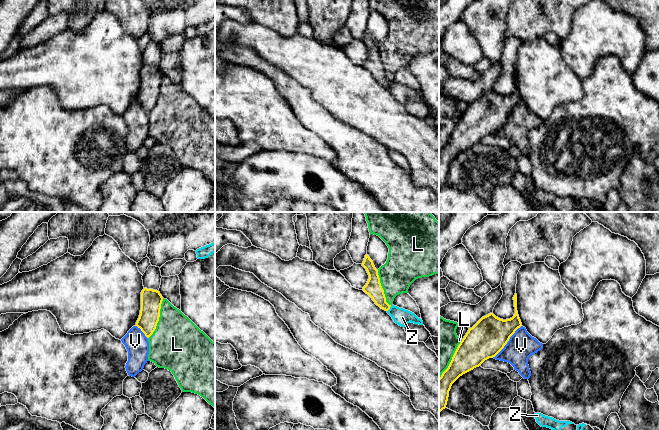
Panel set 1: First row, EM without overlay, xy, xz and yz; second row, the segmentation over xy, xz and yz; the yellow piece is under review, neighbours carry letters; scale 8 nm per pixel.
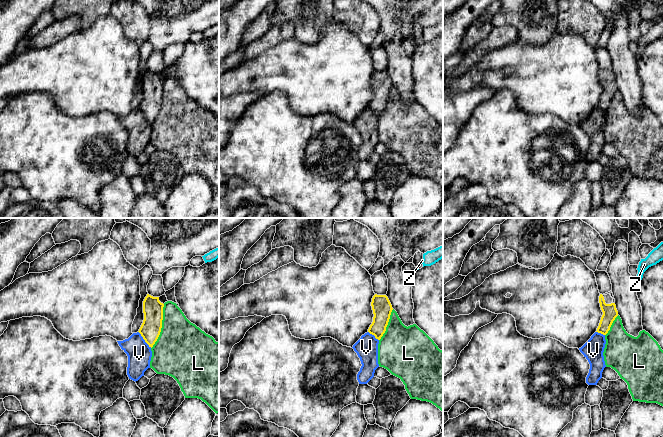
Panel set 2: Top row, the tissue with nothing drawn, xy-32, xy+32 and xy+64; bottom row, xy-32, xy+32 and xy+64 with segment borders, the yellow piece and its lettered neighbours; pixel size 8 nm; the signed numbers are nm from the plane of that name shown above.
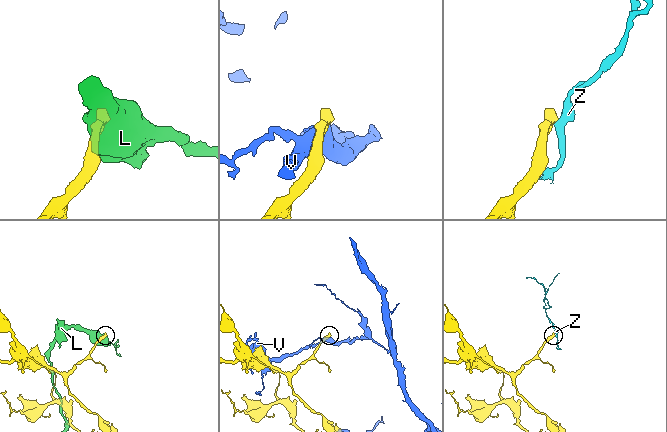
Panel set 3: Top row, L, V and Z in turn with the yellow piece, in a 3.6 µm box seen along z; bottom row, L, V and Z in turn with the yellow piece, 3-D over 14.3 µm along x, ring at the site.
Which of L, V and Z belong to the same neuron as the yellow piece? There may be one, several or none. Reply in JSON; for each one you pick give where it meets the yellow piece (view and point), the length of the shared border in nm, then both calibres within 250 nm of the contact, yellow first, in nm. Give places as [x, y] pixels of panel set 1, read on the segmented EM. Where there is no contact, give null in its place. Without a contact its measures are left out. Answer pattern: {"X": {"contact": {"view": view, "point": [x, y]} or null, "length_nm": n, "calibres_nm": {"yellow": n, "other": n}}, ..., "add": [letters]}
{"add": []}

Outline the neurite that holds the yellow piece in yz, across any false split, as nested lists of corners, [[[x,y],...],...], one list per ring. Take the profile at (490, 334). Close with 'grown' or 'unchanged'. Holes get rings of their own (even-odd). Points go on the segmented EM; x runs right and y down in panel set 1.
[[[516,293],[513,300],[515,314],[512,318],[503,320],[490,313],[469,328],[448,368],[439,378],[439,412],[446,408],[452,384],[463,374],[479,367],[485,360],[495,357],[522,326],[517,311]]] | unchanged

